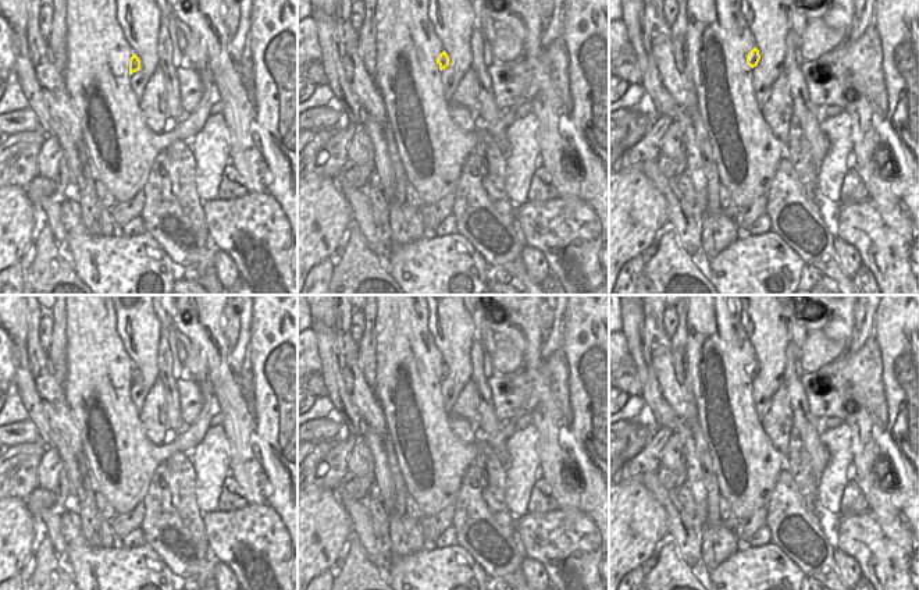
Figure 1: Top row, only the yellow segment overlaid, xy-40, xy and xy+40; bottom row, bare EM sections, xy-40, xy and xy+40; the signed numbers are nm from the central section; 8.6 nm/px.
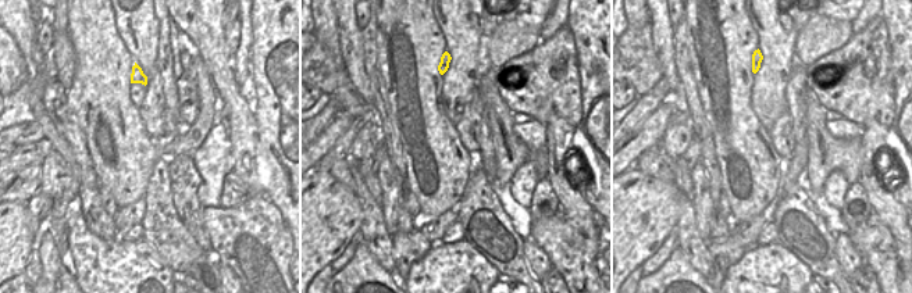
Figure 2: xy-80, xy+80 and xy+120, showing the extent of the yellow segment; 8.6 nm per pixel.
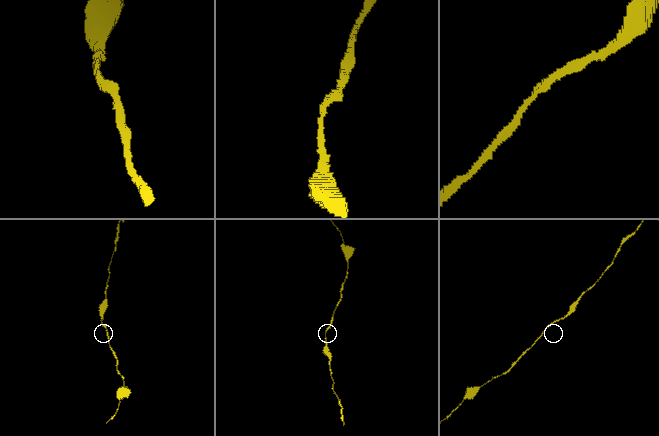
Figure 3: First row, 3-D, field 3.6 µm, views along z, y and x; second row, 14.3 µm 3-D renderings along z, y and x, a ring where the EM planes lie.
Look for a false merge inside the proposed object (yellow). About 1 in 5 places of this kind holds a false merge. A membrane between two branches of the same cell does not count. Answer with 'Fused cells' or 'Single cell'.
Single cell

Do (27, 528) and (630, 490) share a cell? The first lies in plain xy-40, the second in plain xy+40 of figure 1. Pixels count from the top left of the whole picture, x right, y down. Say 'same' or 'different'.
same

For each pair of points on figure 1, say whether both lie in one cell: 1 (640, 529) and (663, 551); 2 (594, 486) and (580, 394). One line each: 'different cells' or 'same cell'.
1: different cells
2: same cell

